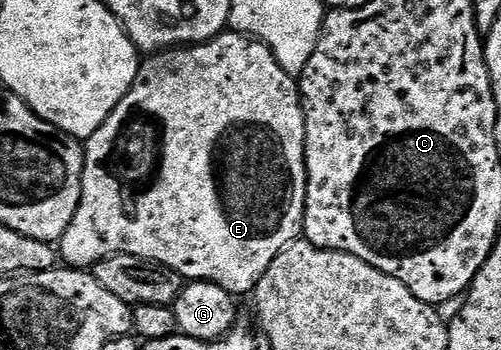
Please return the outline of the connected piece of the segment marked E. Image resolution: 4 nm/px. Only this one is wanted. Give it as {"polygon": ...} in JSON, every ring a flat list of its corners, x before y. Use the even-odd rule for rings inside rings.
{"polygon":[[222,33,214,39,196,45,181,45,176,49,162,49,150,54,149,59,137,68,137,76,133,87,115,105,113,112,99,125,99,129,90,139,84,140,85,168,83,169,83,185,81,186,81,204,71,221,67,225,67,233,59,241,59,255,65,259,70,268,92,269,99,261,109,259,113,255,134,255,147,257,160,263,166,263,171,269,181,274,182,280,214,283,234,297,248,296,256,288,257,282,267,273,271,261,279,257,279,253,288,243,293,242,302,234,305,225,305,186,307,173,305,172,305,114,301,108,301,93,299,83,294,76,286,73,275,61,275,57,259,42,248,35,236,33],[165,139,165,148,161,151,161,172,157,180,142,193,133,208,125,207,125,191,121,183,141,183,145,175,153,175,157,167,153,162,157,155,153,147,157,147]]}

